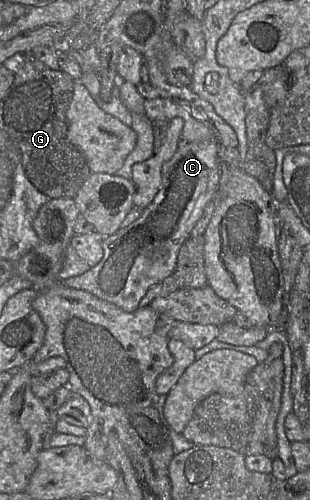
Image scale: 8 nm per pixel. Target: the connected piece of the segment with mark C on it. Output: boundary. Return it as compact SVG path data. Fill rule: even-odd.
M215 140L203 142L179 142L172 158L163 163L161 185L152 202L147 205L140 217L112 235L103 236L103 257L98 264L85 273L65 279L62 283L69 288L83 290L94 296L113 303L126 312L139 308L139 302L146 292L168 276L173 275L178 252L199 220L206 205L211 202L218 190L220 177L218 144Z

